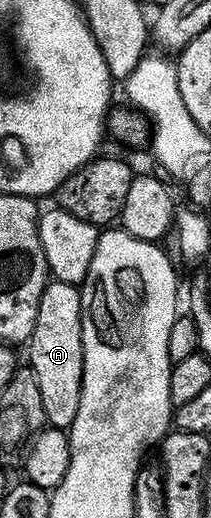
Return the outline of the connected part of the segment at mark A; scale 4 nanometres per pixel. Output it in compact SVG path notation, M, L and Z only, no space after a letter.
M52 280L44 287L34 332L26 349L27 361L34 376L38 376L38 389L42 391L44 421L49 427L67 431L74 424L74 416L78 416L84 371L80 291L73 283Z

